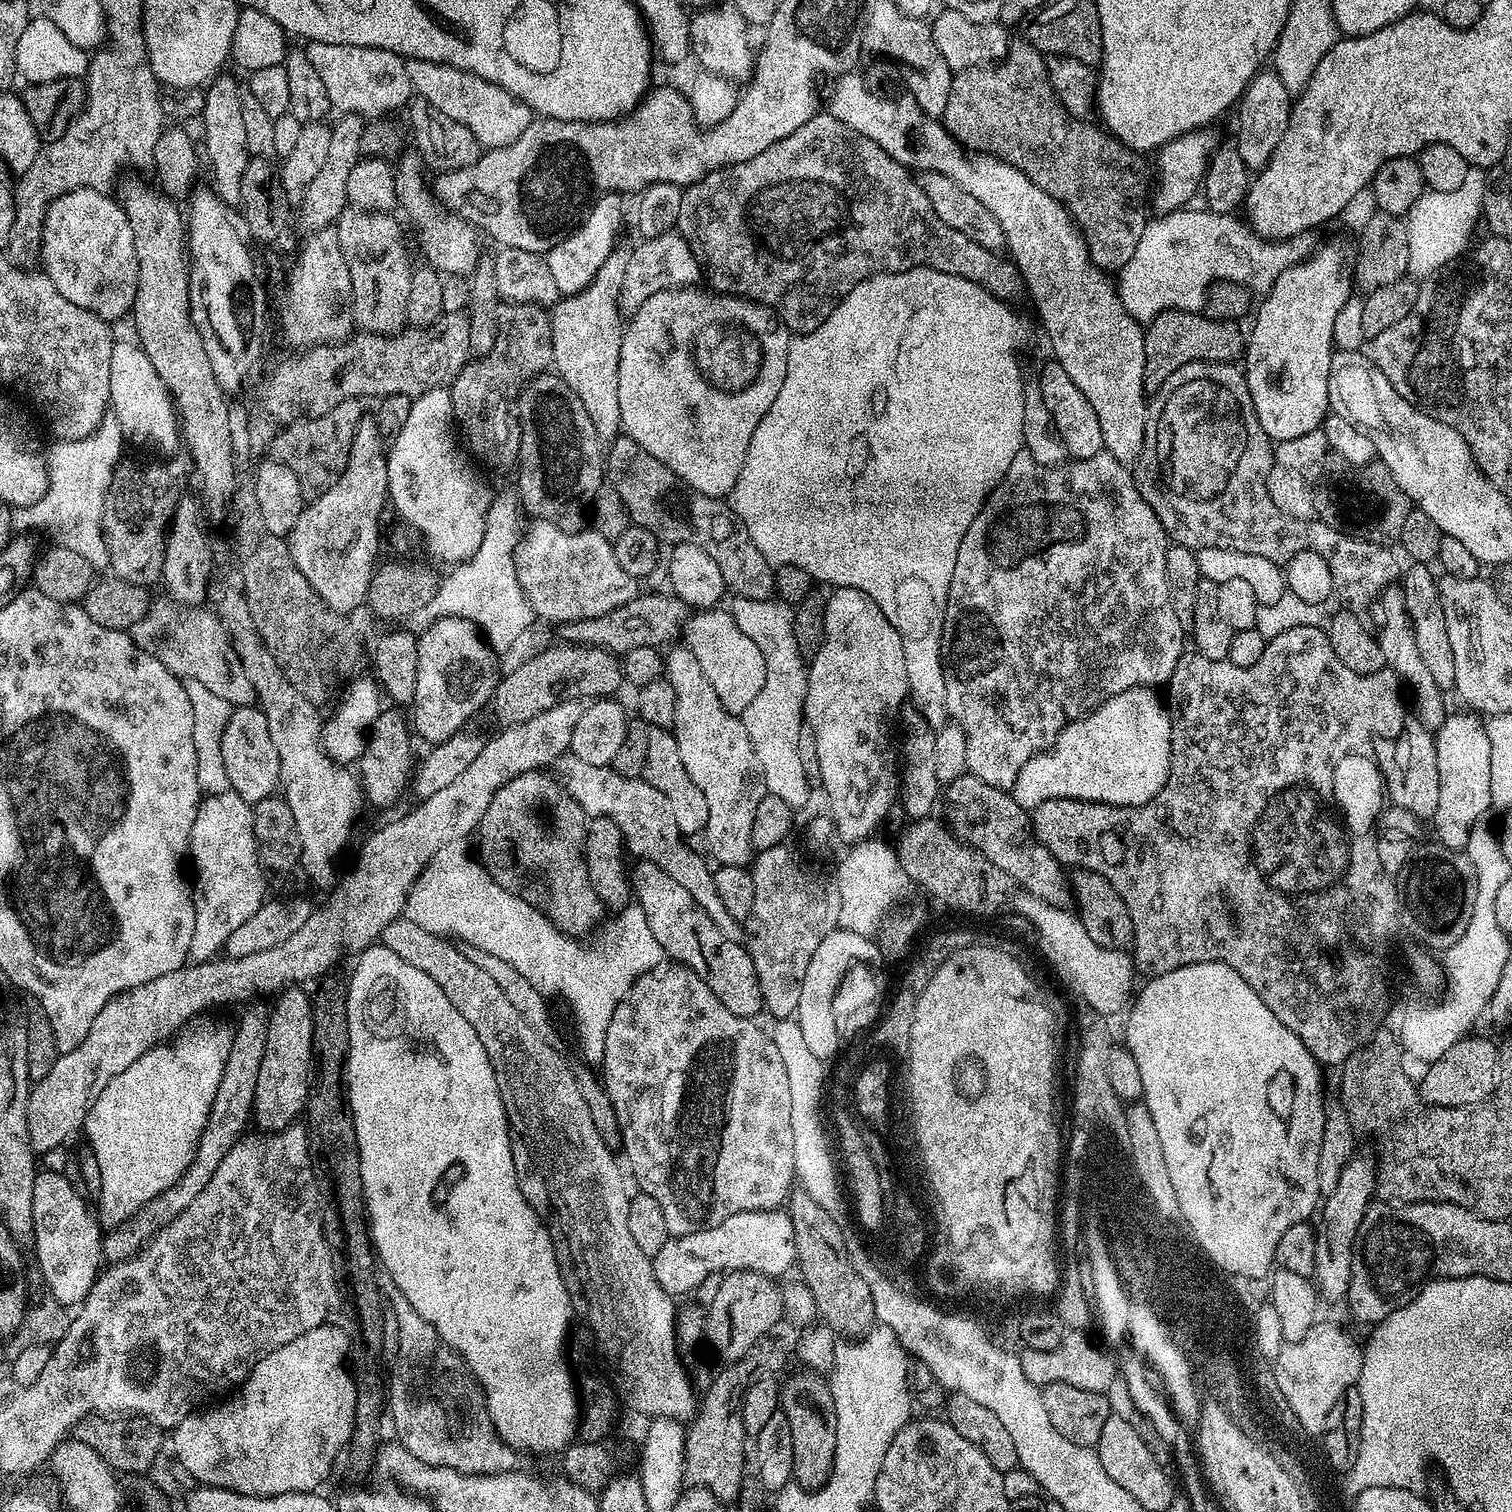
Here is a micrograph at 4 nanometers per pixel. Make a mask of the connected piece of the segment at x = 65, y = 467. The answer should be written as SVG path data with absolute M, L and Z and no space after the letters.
M109 410L92 436L81 440L62 440L53 445L53 448L46 452L48 494L31 508L19 509L19 523L21 520L24 524L40 526L72 524L75 520L80 520L82 535L97 535L100 515L104 509L104 495L108 493L114 470L122 459L120 451L126 448L122 426L119 425L114 412Z

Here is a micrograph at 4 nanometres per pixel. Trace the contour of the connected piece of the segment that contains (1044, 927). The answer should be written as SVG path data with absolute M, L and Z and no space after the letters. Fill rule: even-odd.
M1025 892L1017 893L1010 902L1015 912L1026 918L1038 934L1038 946L1058 976L1086 1005L1087 1009L1111 1016L1127 1007L1132 993L1134 965L1127 951L1114 951L1099 947L1083 926L1079 915L1069 909L1050 906L1040 898ZM1129 998L1129 1000L1128 1000ZM1128 1000L1128 1001L1127 1001Z

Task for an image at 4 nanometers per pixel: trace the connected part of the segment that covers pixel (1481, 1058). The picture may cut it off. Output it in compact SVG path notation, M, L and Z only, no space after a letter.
M1469 1034L1454 1042L1442 1058L1423 1069L1424 1077L1419 1077L1420 1098L1425 1104L1437 1104L1440 1108L1471 1108L1479 1106L1492 1095L1500 1075L1500 1054L1497 1045Z

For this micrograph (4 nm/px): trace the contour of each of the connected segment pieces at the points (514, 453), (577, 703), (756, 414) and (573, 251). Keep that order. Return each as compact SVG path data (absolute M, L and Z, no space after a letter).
M501 303L497 337L488 356L472 358L450 385L452 419L458 425L467 451L477 456L488 468L508 472L520 459L520 434L514 423L516 401L524 387L535 376L545 375L552 363L552 321L538 304Z
M563 700L561 704L555 704L550 710L544 710L542 714L530 718L530 722L505 727L493 740L485 739L481 743L478 758L474 758L474 762L470 762L470 766L466 766L465 772L454 778L450 786L438 790L438 794L423 797L419 801L420 805L413 812L408 812L405 816L382 825L377 832L369 834L368 841L360 848L360 857L357 858L356 865L347 873L347 883L344 883L339 891L332 888L329 900L321 908L310 913L306 924L280 946L249 954L244 958L230 959L227 964L214 964L212 967L195 968L190 962L178 970L170 970L170 974L162 974L154 978L154 982L134 986L110 998L110 1002L106 1002L106 1006L98 1010L98 1018L94 1018L94 1026L90 1026L90 1034L86 1034L86 1038L82 1038L82 1042L78 1042L74 1050L59 1053L54 1066L50 1066L50 1074L46 1074L46 1078L37 1080L31 1085L26 1103L28 1133L33 1152L37 1154L52 1152L55 1148L62 1147L75 1132L79 1133L98 1094L106 1090L109 1082L156 1045L175 1037L185 1025L195 1021L197 1019L195 1016L200 1016L204 1012L203 1004L214 999L218 1006L240 1003L243 1005L253 998L263 997L260 996L263 992L276 994L289 986L304 986L307 985L307 980L315 981L321 975L320 968L330 967L343 952L349 958L363 952L383 933L384 927L391 920L397 919L403 913L400 911L403 910L404 903L410 900L414 882L424 873L424 867L441 852L456 846L451 844L466 839L471 832L473 835L479 829L480 819L486 812L486 806L490 806L494 794L503 784L523 772L544 770L549 767L547 764L555 765L561 755L571 749L574 726L578 726L578 718L582 718L584 709L585 705L580 700Z
M685 286L683 288L665 288L663 292L654 294L654 298L646 298L637 312L631 313L624 329L624 337L620 343L620 361L618 362L618 410L622 410L620 419L623 431L642 450L654 454L658 462L662 462L682 483L689 484L694 490L698 490L707 496L724 498L732 491L732 487L738 482L738 474L742 474L742 466L746 462L746 450L750 450L750 438L754 438L754 430L758 430L758 422L774 406L774 398L782 390L782 382L786 374L786 358L790 333L784 327L783 322L775 311L755 304L752 300L745 300L739 296L726 296L717 294L711 290L699 292L699 287Z
M620 194L601 196L592 205L582 223L562 242L558 242L558 246L546 253L550 274L558 285L561 297L574 296L586 290L586 286L590 286L590 282L601 269L602 262L606 262L606 258L610 258L610 254L616 249L616 231L624 220L624 200L625 197Z

